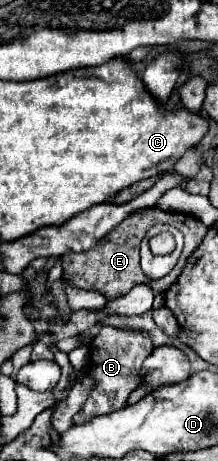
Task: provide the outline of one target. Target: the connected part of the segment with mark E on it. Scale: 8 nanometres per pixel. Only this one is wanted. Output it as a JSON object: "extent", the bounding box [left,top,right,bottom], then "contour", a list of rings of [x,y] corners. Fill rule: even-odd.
{"extent":[62,208,200,300],"contour":[[[144,208],[138,212],[132,212],[128,218],[124,218],[114,230],[110,230],[104,240],[98,240],[98,244],[86,252],[68,252],[62,256],[62,280],[68,282],[74,288],[80,290],[94,290],[100,292],[102,296],[106,296],[106,300],[116,300],[124,294],[130,292],[130,288],[134,288],[136,284],[148,284],[154,292],[154,296],[158,296],[160,292],[168,290],[172,284],[176,283],[186,258],[200,246],[200,228],[194,228],[194,218],[188,218],[186,214],[176,214],[176,212],[162,212],[158,208]],[[154,224],[172,224],[174,228],[178,228],[186,242],[184,242],[184,252],[180,256],[180,266],[175,266],[174,269],[166,276],[152,280],[148,276],[144,276],[142,268],[140,268],[140,240],[144,238],[144,232],[154,226]]]}

